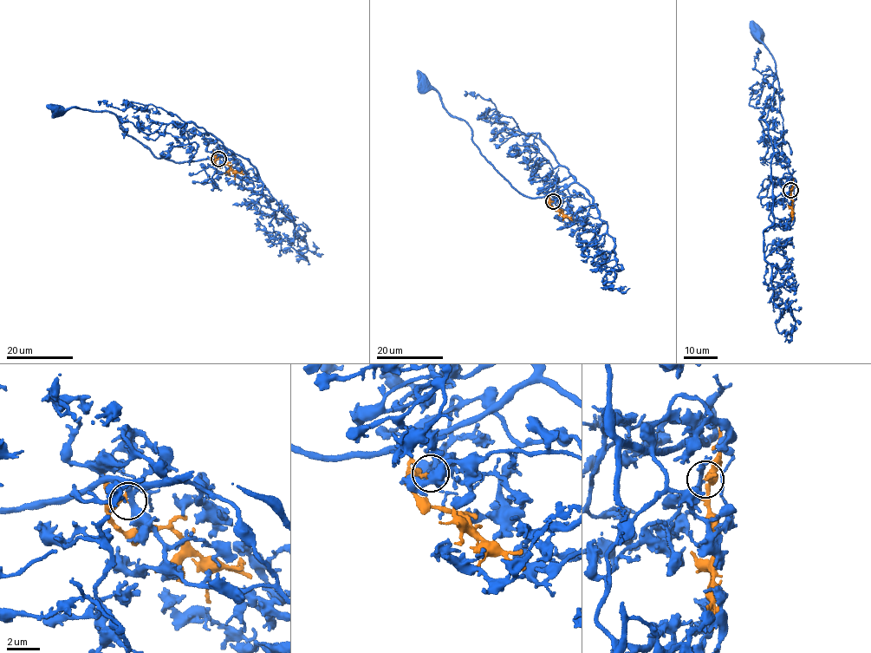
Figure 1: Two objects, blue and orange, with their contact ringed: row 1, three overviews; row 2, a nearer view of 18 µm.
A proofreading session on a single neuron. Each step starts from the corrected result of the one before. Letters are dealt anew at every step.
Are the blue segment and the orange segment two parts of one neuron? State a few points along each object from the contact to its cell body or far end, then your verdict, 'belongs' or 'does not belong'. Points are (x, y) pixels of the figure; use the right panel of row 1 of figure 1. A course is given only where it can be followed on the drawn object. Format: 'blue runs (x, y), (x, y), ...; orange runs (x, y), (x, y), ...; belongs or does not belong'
blue runs (789, 190), (770, 210), (783, 190), (780, 184), (792, 180), (792, 173), (782, 149), (776, 63), (757, 35); orange runs (789, 190), (791, 220); does not belong

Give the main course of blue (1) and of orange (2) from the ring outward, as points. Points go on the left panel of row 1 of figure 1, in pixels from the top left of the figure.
1: (218, 159), (231, 176), (248, 175), (229, 155), (178, 162), (157, 157), (107, 112), (72, 107), (55, 112)
2: (218, 159), (216, 164), (228, 165), (243, 175)

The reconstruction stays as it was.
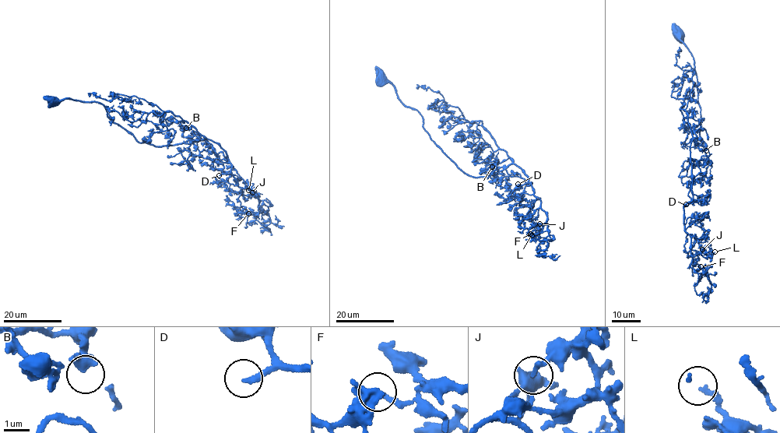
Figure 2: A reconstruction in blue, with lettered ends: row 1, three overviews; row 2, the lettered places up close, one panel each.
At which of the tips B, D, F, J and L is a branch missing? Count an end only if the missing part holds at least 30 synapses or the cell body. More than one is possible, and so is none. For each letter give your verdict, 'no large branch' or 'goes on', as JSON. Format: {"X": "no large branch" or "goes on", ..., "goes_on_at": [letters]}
{"B": "no large branch", "D": "goes on", "F": "no large branch", "J": "no large branch", "L": "no large branch", "goes_on_at": ["D"]}

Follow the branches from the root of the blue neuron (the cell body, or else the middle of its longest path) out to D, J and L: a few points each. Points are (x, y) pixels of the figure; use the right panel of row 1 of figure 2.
D: (677, 35), (693, 60), (699, 134), (708, 160), (698, 166), (686, 204)
J: (677, 35), (693, 60), (699, 134), (708, 160), (698, 166), (683, 206), (690, 254), (709, 249), (702, 249)
L: (677, 35), (693, 60), (699, 134), (708, 160), (690, 184), (683, 229), (691, 255), (714, 251)

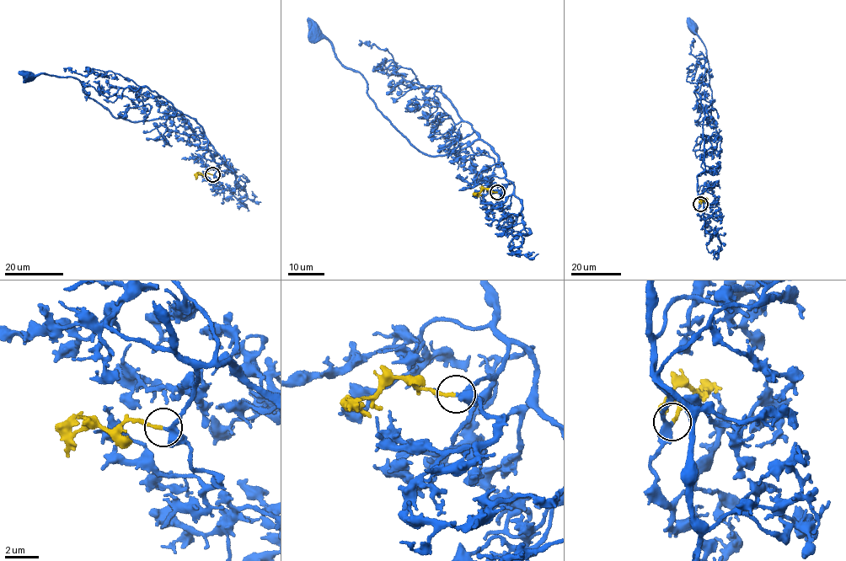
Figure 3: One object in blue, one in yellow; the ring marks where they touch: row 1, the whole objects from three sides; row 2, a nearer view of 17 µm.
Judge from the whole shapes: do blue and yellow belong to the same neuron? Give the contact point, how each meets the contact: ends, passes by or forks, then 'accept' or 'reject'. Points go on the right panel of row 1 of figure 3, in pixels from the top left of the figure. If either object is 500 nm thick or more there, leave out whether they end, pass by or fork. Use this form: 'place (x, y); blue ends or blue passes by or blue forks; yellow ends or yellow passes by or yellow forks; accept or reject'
place (700, 204); blue passes by; yellow ends; accept

